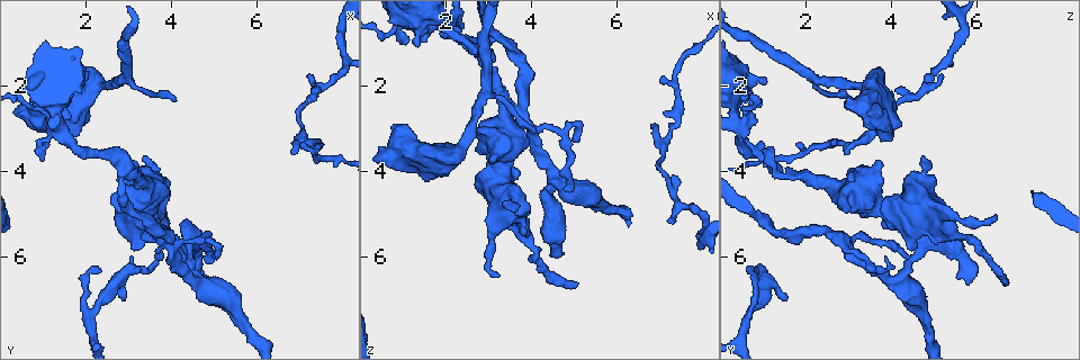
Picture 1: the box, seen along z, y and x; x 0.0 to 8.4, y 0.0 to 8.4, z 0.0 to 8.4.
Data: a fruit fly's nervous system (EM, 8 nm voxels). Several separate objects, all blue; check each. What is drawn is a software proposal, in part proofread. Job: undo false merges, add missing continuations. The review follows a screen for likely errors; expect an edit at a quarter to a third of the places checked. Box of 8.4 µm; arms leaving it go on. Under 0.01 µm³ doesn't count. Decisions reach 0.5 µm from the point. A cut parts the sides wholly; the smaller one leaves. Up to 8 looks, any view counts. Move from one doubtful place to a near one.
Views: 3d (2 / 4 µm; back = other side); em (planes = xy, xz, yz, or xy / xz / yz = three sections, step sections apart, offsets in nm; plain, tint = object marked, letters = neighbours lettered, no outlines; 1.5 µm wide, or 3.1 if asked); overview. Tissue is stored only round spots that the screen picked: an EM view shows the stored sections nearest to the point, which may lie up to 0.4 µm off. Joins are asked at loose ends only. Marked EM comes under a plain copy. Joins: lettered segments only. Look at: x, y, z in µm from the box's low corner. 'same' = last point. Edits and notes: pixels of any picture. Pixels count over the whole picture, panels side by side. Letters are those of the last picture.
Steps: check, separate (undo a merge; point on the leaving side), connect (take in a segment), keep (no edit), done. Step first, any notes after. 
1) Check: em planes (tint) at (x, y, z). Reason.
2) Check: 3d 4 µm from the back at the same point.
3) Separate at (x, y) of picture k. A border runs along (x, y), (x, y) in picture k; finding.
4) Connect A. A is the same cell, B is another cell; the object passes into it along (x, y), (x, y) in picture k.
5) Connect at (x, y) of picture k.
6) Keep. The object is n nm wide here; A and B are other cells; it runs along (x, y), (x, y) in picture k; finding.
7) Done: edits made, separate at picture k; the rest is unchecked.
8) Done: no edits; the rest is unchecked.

Check: em xz step 8 (letters) at (4.05, 2.35, 3.15). Tapers out.

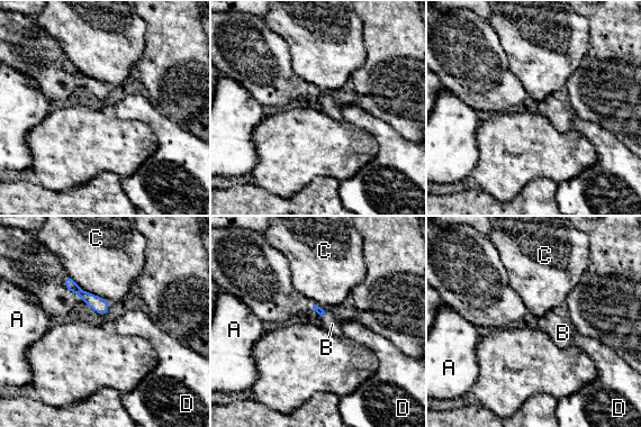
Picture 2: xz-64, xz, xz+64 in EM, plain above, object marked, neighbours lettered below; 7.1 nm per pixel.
Check: em planes (letters) at the same point. Cut it another way.

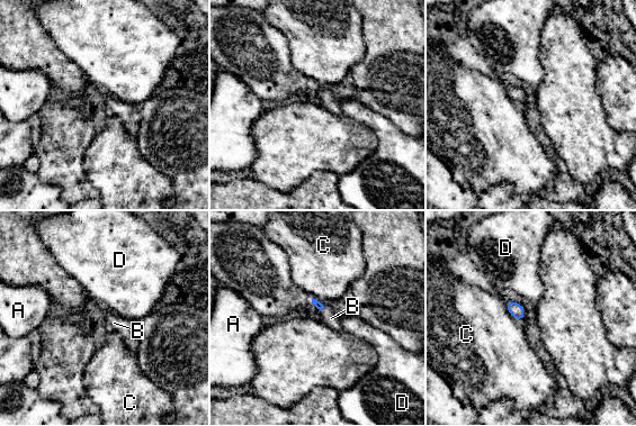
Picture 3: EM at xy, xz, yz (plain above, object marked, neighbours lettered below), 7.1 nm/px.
Connect B. The object is 70 nm wide here; B is the same cell, A, C and D are other cells; the object passes into it along (321, 307), (324, 309), (331, 318) in picture 3; it goes on there.

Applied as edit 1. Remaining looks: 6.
Check: 3d 4 µm at (3.20, 5.05, 6.45). Free end.

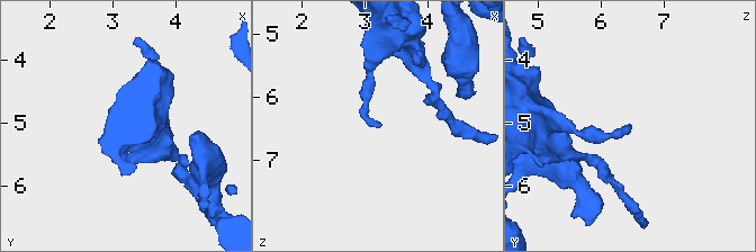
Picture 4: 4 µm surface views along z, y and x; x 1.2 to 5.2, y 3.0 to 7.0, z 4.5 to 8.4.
Check: em xy step 8 (tint) at (3.25, 5.05, 6.50).

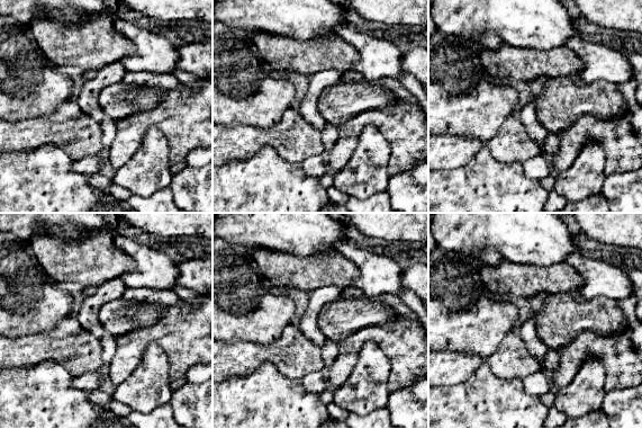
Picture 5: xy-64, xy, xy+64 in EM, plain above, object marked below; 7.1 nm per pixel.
Check: em planes (letters) at the same point.

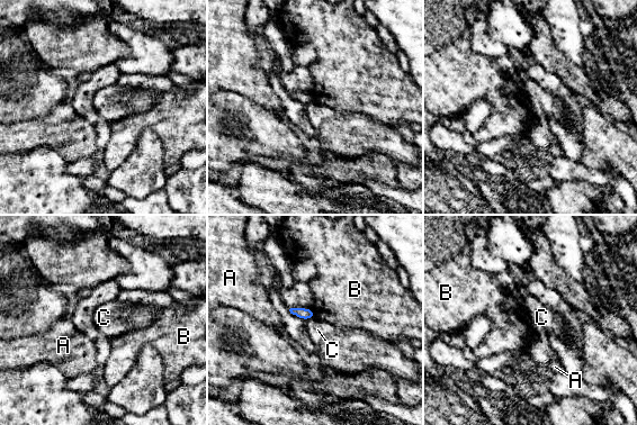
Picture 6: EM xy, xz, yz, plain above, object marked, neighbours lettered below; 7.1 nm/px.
Keep. A, B and C are other cells; a border runs along (313, 316), (305, 320) in picture 6; no lettered segment goes on from it.

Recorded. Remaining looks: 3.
Check: em planes (letters) at (3.30, 3.70, 4.70). Thick end.

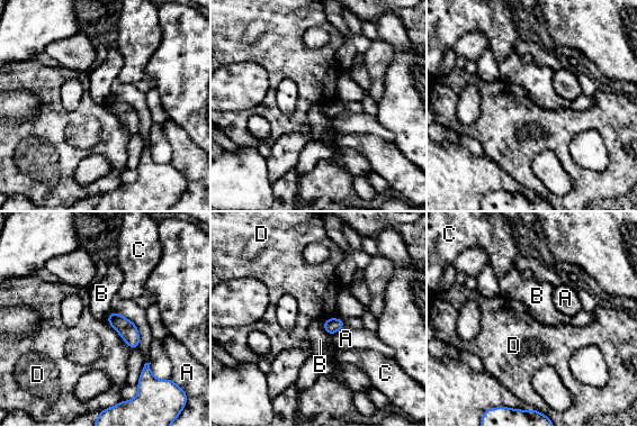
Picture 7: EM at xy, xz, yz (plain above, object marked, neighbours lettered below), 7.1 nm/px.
Keep. A, B, C and D are other cells; a border runs along (106, 319), (131, 348) in picture 7; none of them fits.

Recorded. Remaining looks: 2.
Done: edits made, connect at picture 3; the rest is unchecked.

